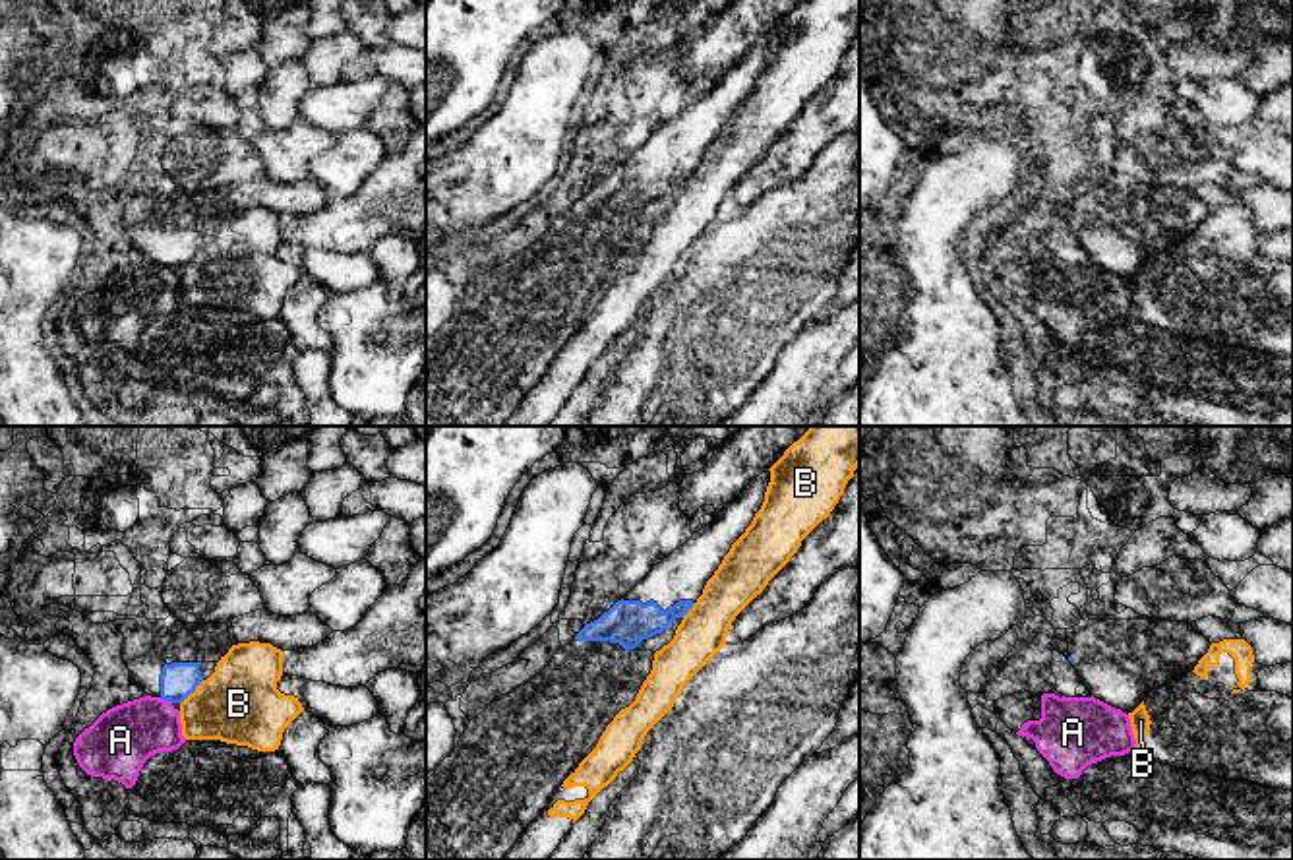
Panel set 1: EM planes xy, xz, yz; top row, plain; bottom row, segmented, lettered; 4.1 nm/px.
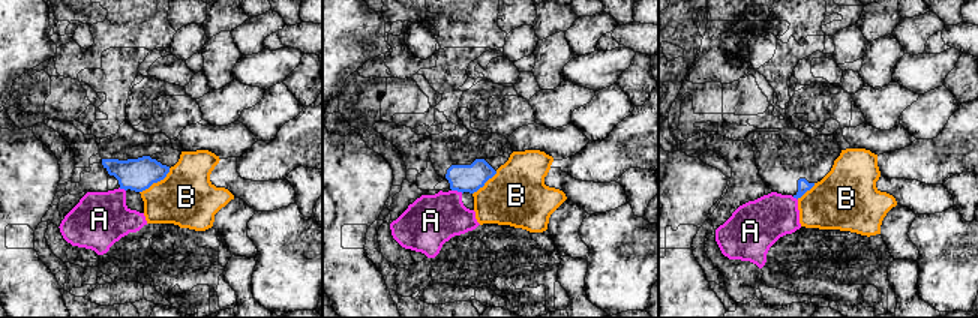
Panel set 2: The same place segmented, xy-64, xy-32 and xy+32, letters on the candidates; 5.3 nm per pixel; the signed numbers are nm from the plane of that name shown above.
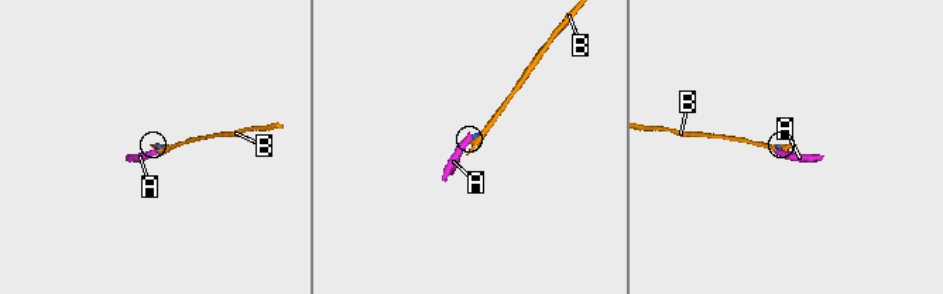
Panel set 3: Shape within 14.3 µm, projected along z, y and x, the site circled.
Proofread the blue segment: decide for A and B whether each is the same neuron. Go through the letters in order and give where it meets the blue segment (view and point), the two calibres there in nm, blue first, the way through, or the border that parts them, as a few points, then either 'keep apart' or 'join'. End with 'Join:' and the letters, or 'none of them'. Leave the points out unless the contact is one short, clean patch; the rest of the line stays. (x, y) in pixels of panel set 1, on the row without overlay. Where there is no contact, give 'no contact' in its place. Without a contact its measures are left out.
A: xy (165, 266) | 150/280 nm | along xy (159, 264), (171, 270) | keep apart
B: xy (192, 258) | 150/340 nm | along xy (204, 246), (180, 270) | keep apart
Join: none of them

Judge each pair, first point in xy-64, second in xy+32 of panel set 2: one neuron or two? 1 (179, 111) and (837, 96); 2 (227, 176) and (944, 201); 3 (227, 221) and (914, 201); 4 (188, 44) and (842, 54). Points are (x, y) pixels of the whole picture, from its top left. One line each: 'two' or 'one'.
1: one
2: one
3: two
4: one

